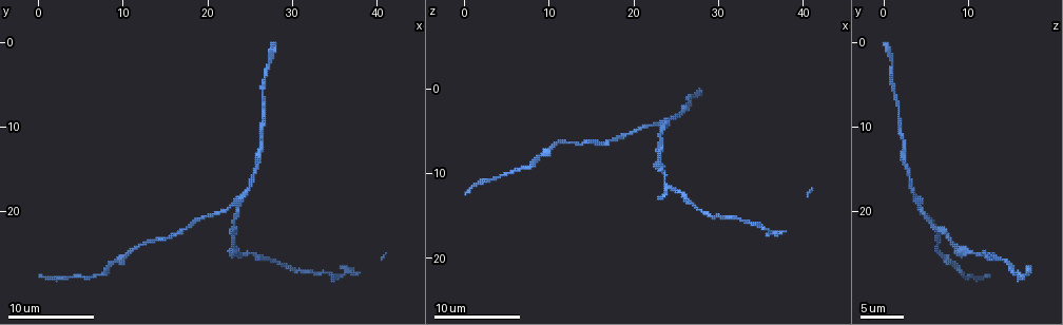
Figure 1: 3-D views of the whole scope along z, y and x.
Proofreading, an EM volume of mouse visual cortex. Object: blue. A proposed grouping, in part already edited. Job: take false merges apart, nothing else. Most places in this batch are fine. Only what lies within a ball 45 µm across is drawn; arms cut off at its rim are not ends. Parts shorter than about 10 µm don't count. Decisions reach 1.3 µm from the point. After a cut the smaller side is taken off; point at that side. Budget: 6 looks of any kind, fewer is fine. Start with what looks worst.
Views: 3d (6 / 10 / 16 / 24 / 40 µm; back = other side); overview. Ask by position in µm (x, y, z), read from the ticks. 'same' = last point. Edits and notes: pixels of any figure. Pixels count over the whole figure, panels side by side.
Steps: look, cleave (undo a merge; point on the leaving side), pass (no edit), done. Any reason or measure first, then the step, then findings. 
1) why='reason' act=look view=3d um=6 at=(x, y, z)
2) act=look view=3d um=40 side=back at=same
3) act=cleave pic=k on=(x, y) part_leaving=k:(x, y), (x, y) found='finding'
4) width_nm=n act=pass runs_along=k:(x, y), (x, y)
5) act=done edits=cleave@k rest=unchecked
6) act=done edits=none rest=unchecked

why='calibre changes' act=look view=3d um=10 at=(11.0, 24.8, 6.2)

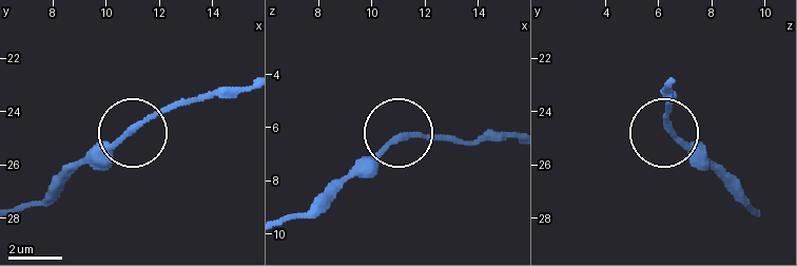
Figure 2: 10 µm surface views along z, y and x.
act=pass runs_along=2:(510, 138), (463, 145), (402, 135), (363, 170) found='continuous, no second neuron'

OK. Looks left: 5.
why='thin neck' act=look view=3d um=16 at=(26.6, 8.8, 1.8)

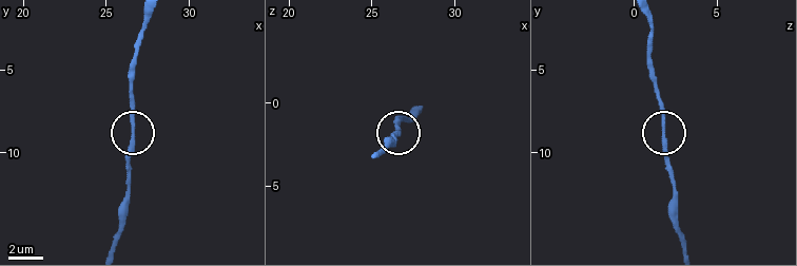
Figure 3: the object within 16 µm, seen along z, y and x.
act=look view=3d um=16 side=back at=(26.7, 8.4, 1.9)

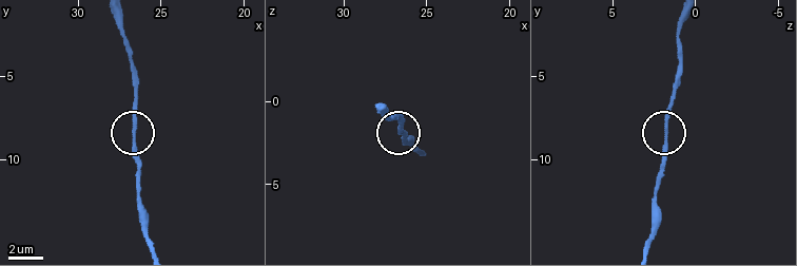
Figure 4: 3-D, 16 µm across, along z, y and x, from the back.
act=pass runs_along=4:(153, 246), (132, 135), (136, 77) found='continuous, no second neuron'

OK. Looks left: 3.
why='sudden change in width' act=look view=3d um=10 at=(8.0, 27.0, 9.0)

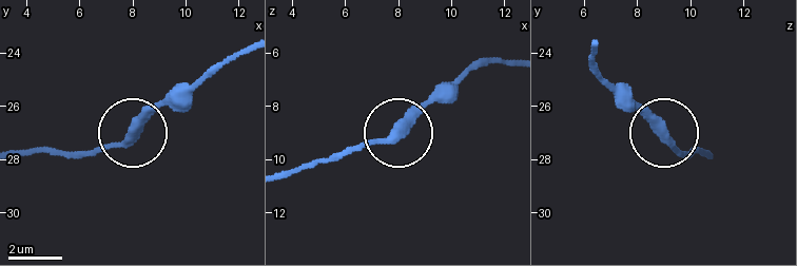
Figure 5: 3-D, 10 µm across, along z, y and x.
act=look view=3d um=10 side=back at=(8.0, 27.1, 9.0)

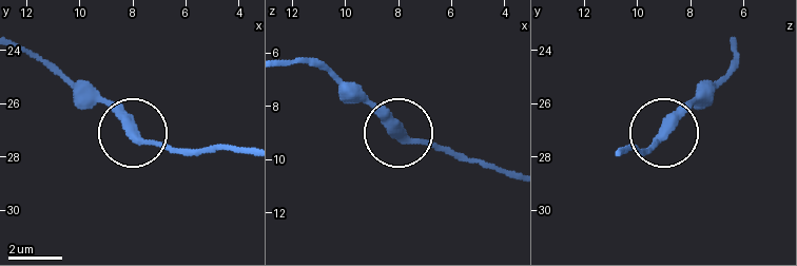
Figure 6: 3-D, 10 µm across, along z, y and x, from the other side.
width_nm=360 act=pass runs_along=6:(733, 41), (731, 64), (640, 155) found='continuous, no second neuron'

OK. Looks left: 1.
act=done edits=none rest=unchecked

